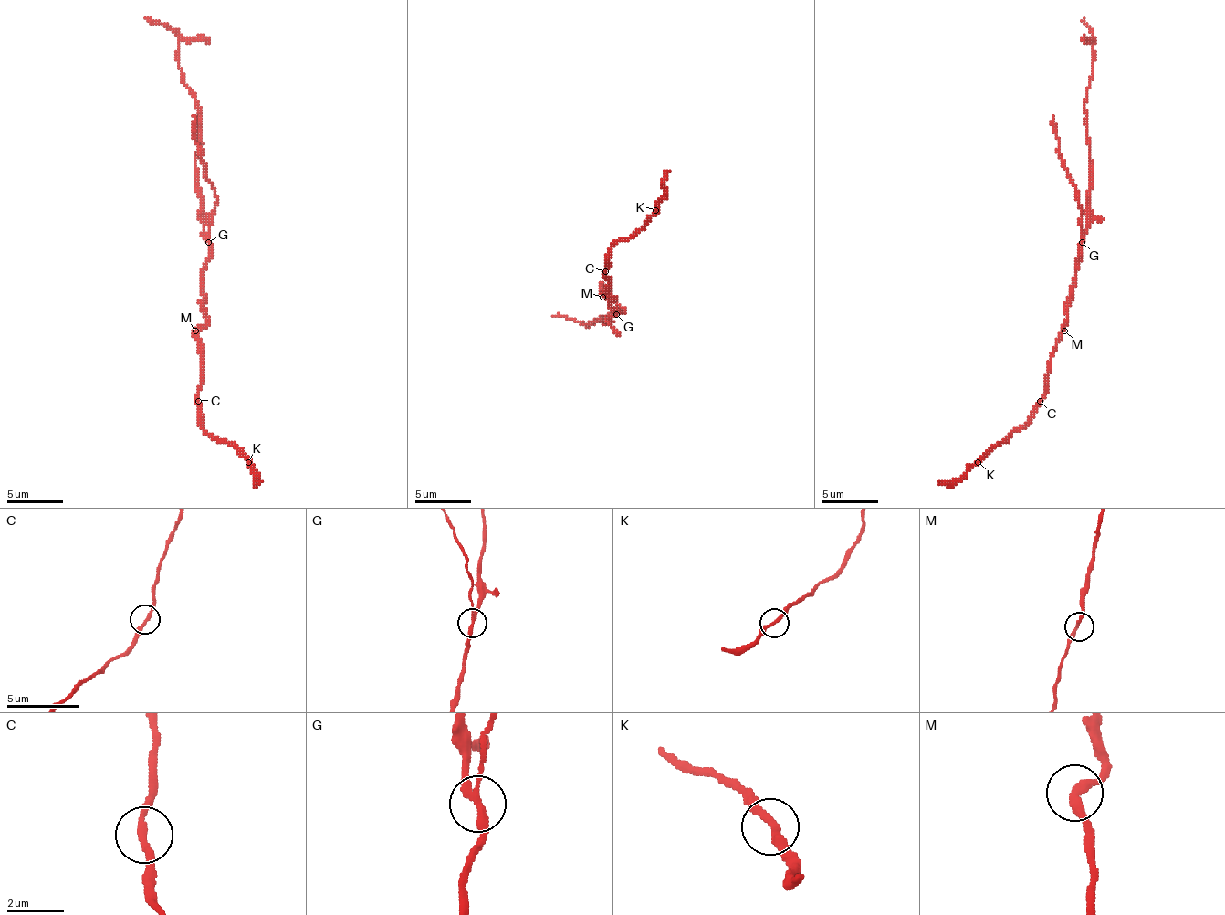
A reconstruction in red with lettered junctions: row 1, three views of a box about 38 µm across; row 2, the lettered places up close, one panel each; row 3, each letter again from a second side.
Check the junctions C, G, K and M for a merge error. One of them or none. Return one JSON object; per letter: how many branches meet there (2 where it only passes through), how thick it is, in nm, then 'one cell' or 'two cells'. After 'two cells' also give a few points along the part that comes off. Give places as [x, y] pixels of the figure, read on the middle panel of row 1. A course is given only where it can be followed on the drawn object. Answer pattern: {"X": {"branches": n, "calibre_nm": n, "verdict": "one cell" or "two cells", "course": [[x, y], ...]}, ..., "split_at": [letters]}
{"C": {"branches": 2, "calibre_nm": 240, "verdict": "one cell"}, "G": {"branches": 3, "calibre_nm": 220, "verdict": "two cells", "course": [[617, 313], [625, 310], [600, 285]]}, "K": {"branches": 2, "calibre_nm": 240, "verdict": "one cell"}, "M": {"branches": 2, "calibre_nm": 260, "verdict": "one cell"}, "split_at": ["G"]}

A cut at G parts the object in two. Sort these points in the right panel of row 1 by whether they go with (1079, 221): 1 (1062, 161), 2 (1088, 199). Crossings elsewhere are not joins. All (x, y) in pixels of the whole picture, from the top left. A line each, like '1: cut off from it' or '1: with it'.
1: with it
2: cut off from it

